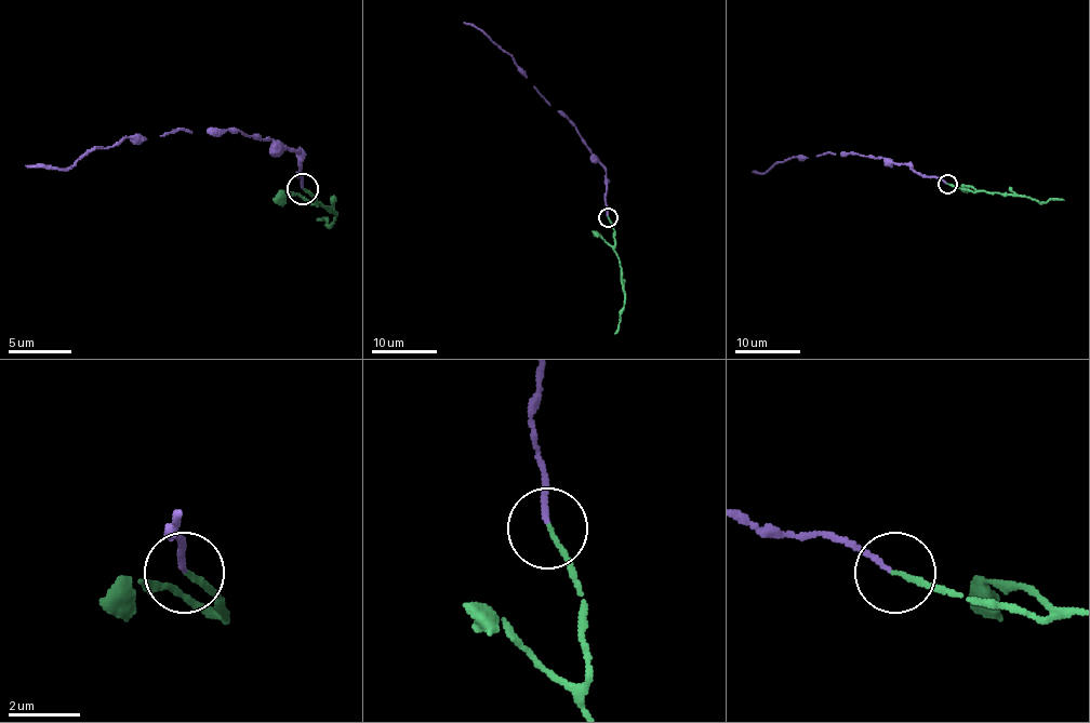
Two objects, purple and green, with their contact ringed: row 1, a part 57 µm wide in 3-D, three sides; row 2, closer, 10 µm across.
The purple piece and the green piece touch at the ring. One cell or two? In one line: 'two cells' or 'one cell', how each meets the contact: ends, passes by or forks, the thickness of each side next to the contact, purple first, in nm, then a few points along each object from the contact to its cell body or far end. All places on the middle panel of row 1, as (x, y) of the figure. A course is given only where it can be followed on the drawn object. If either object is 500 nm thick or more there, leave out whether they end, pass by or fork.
one cell | purple ends | green ends | 130/130 nm | purple via (608, 216), (605, 201), (607, 169), (575, 126), (549, 106), (514, 58), (472, 24), (463, 23) | green via (608, 217), (614, 230), (614, 252), (620, 259), (624, 293), (620, 329), (614, 333)

